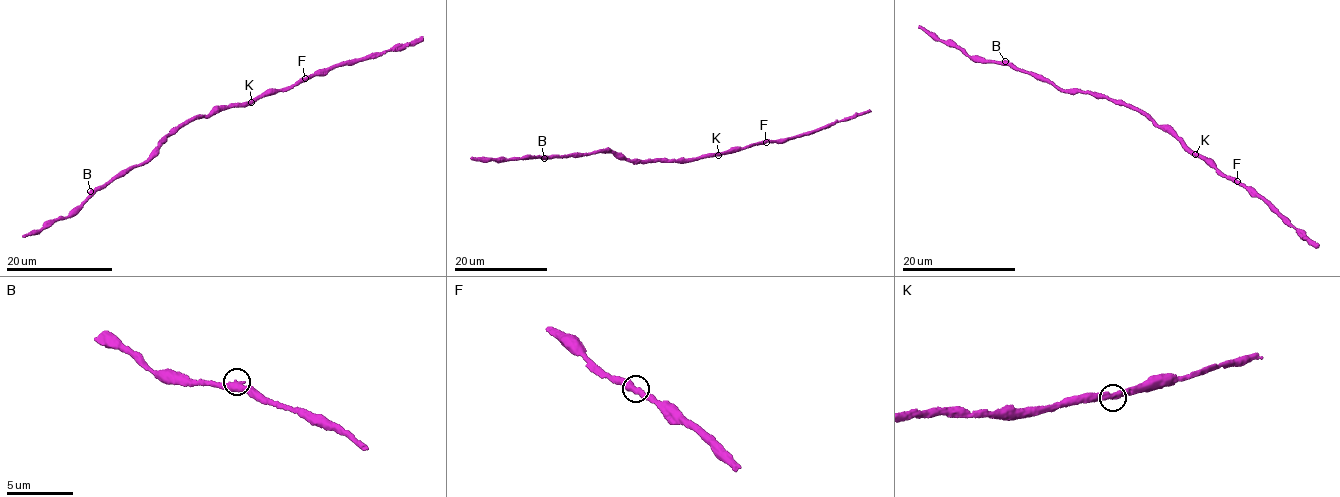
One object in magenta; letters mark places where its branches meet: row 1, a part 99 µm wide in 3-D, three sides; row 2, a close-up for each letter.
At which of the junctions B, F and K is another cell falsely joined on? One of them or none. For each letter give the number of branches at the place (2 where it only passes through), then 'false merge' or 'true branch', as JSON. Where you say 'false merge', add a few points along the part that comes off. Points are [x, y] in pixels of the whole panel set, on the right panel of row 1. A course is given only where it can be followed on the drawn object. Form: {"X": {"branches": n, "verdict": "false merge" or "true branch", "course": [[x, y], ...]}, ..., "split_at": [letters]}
{"B": {"branches": 2, "verdict": "true branch"}, "F": {"branches": 2, "verdict": "true branch"}, "K": {"branches": 2, "verdict": "true branch"}, "split_at": []}

